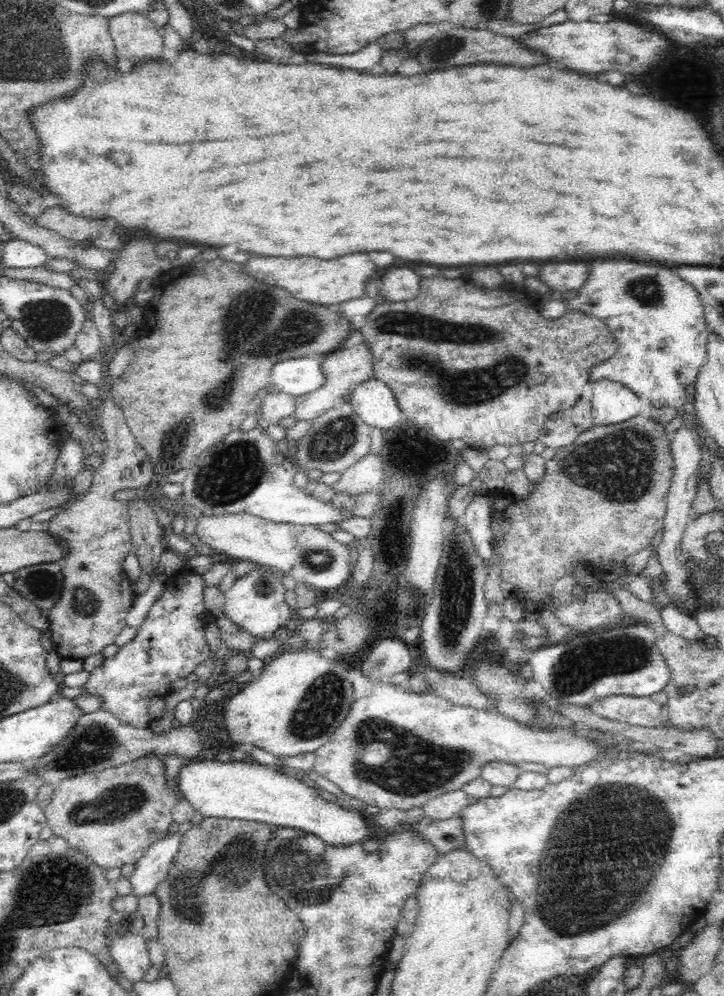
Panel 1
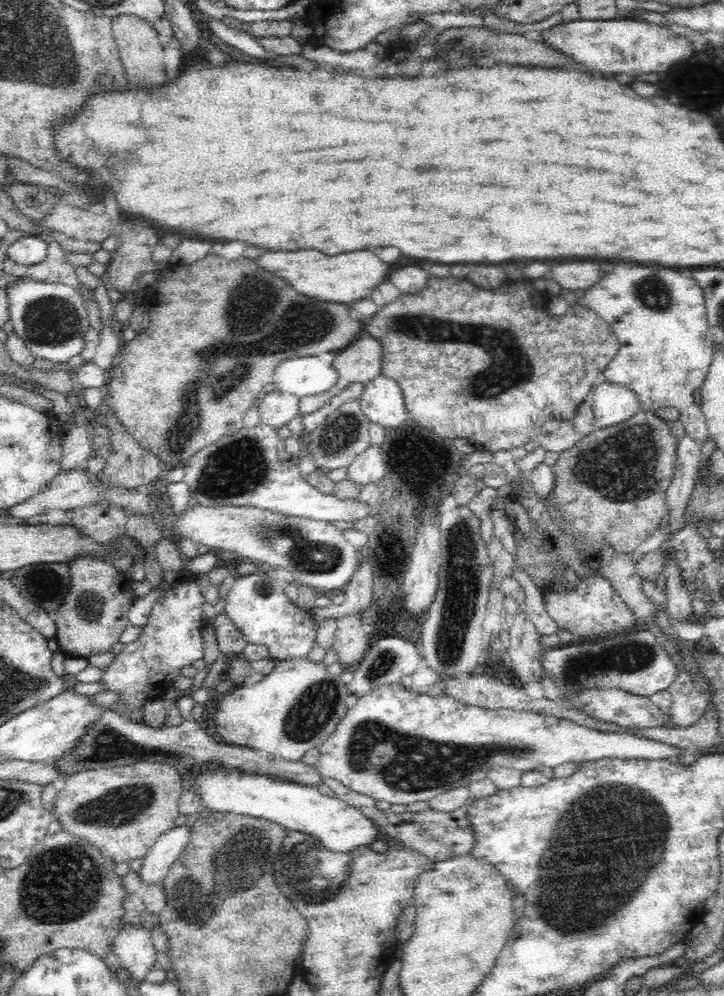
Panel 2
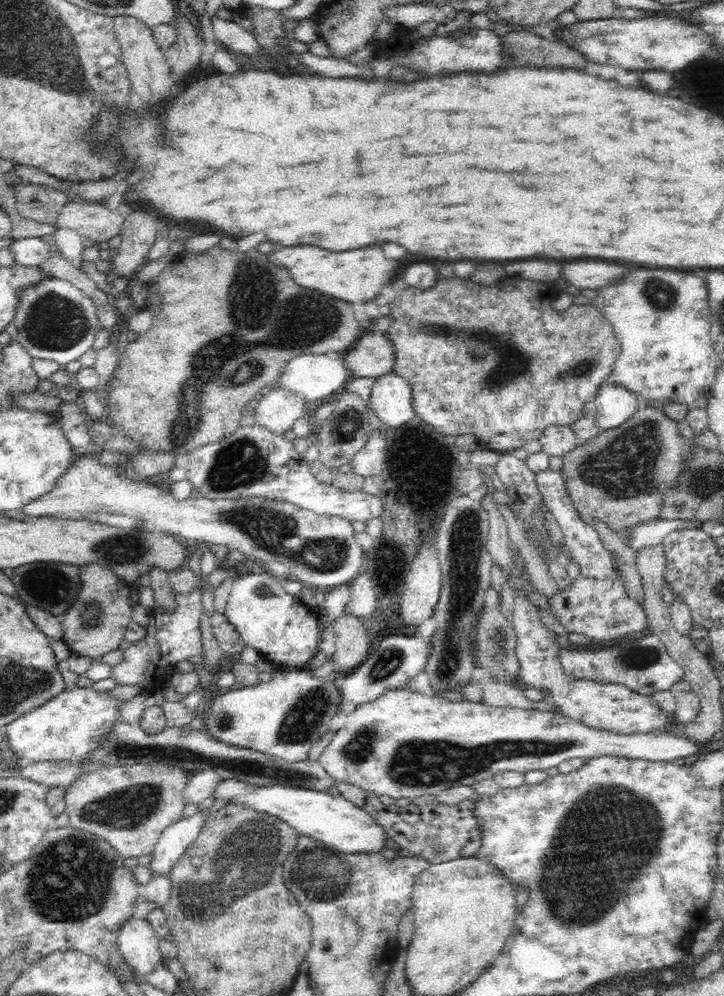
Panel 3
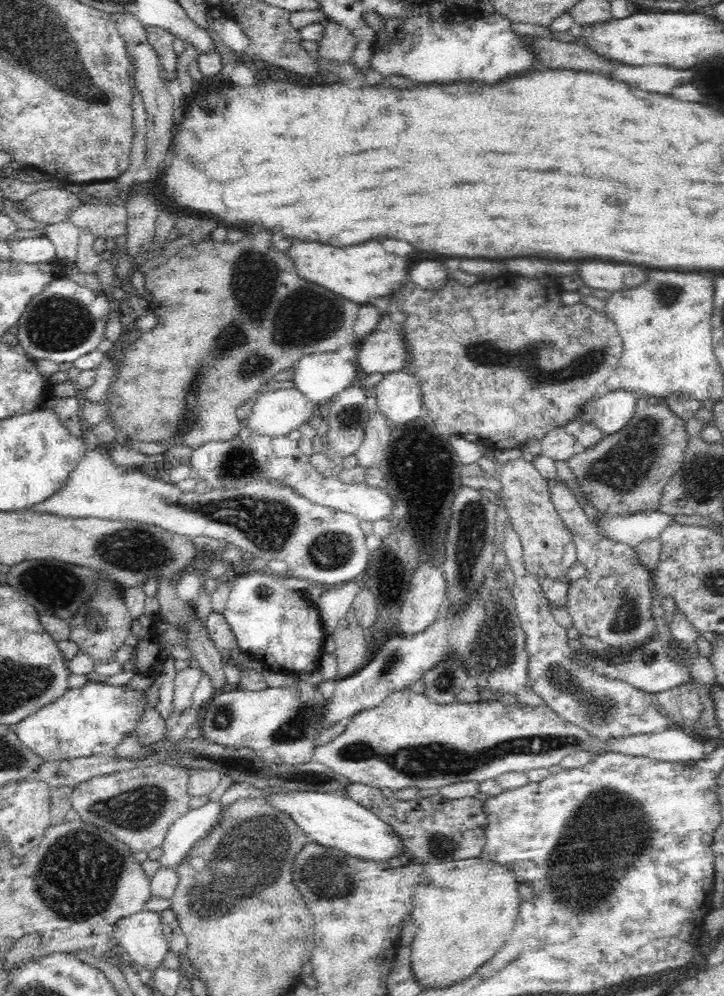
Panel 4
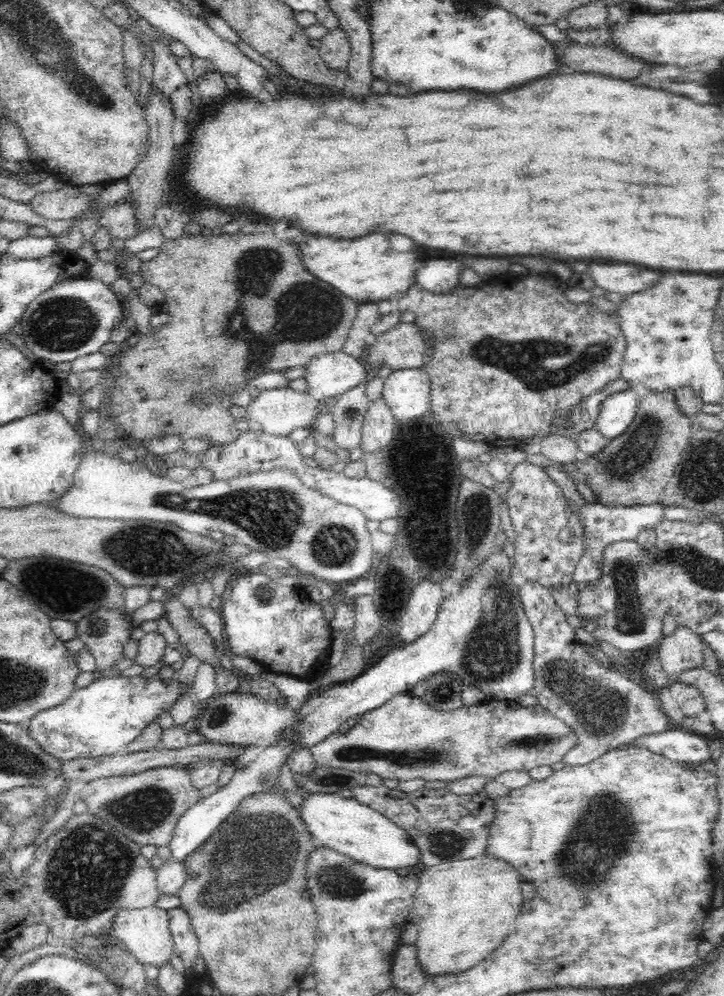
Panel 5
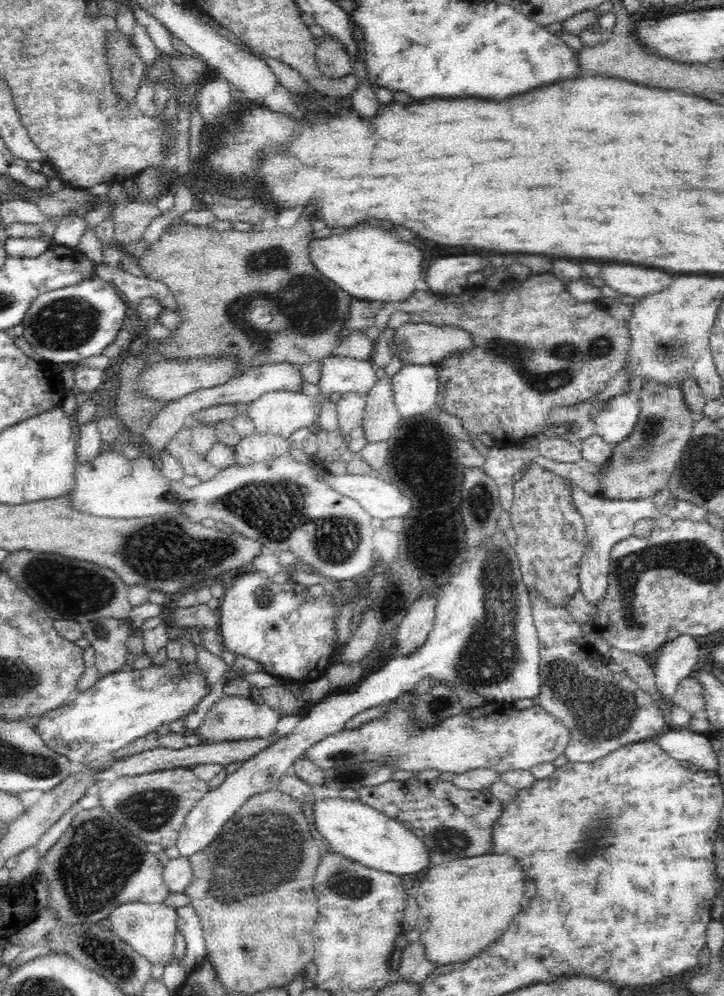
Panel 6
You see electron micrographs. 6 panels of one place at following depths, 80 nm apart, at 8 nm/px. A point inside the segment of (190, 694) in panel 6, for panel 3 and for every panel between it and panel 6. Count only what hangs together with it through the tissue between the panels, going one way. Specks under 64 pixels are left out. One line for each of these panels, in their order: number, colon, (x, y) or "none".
3: (72, 724)
4: (91, 720)
5: (101, 719)

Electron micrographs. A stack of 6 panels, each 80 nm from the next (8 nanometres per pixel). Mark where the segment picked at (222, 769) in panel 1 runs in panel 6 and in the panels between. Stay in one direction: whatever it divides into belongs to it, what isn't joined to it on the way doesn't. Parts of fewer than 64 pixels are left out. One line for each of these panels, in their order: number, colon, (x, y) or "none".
2: (340, 827)
3: (343, 827)
4: (335, 822)
5: (342, 824)
6: (361, 833)

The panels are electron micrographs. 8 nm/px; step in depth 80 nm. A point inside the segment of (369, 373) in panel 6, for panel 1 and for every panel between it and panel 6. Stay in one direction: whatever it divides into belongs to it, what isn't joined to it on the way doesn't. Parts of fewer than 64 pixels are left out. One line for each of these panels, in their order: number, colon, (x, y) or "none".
1: (297, 376)
2: (303, 376)
3: (316, 378)
4: (321, 376)
5: (327, 375)

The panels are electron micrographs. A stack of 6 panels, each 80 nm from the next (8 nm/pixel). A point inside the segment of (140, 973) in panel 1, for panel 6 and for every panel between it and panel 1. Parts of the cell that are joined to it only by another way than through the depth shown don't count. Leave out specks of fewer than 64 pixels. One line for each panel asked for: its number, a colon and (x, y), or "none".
2: (133, 948)
3: (137, 944)
4: (140, 938)
5: (145, 932)
6: (150, 929)

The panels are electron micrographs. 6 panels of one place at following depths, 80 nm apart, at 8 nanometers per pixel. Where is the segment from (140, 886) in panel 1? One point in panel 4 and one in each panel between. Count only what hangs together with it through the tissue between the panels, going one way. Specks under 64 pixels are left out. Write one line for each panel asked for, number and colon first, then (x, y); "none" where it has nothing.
2: (156, 864)
3: (176, 838)
4: (188, 829)

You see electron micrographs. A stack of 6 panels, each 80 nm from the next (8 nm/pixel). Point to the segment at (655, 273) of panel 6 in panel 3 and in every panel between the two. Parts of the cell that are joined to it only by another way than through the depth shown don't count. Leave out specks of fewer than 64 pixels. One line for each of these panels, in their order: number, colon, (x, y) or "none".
3: (594, 274)
4: (598, 275)
5: (626, 279)

